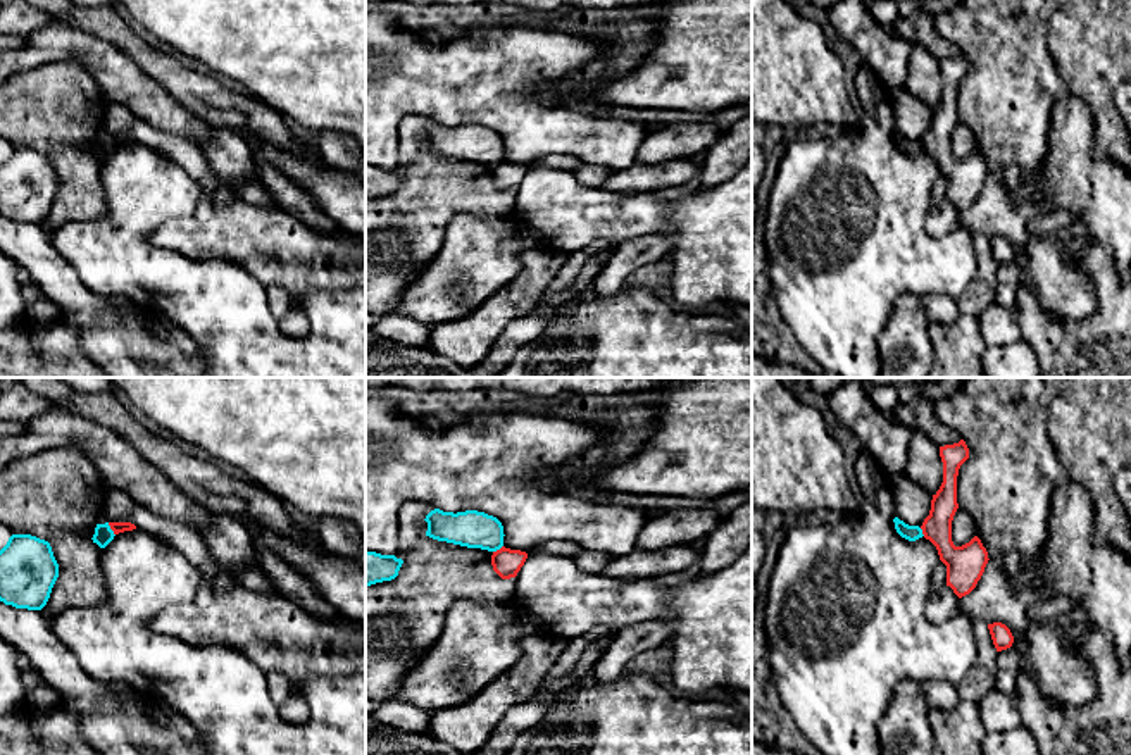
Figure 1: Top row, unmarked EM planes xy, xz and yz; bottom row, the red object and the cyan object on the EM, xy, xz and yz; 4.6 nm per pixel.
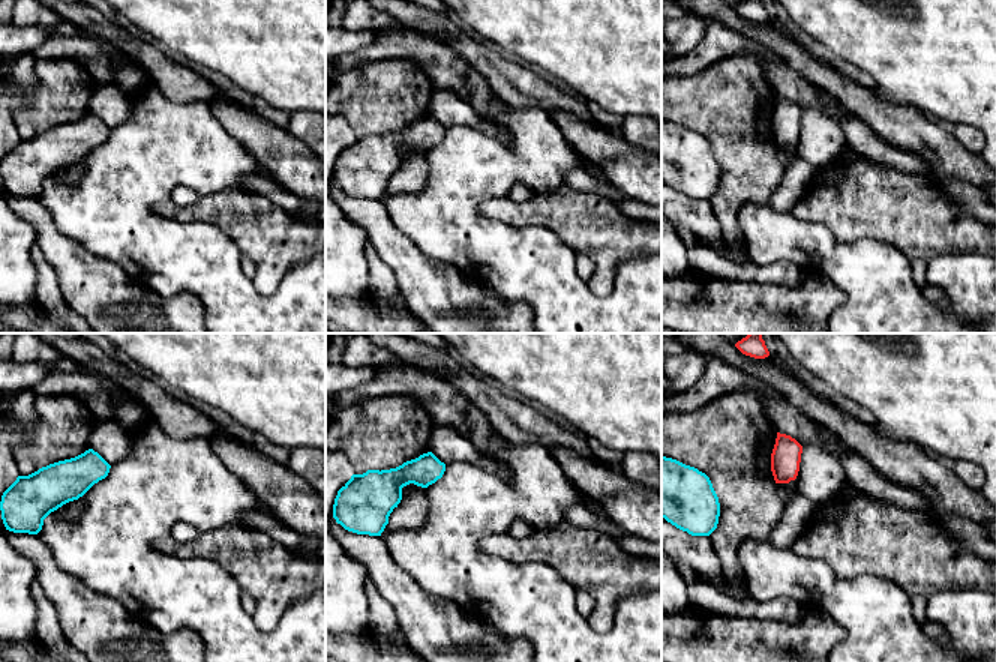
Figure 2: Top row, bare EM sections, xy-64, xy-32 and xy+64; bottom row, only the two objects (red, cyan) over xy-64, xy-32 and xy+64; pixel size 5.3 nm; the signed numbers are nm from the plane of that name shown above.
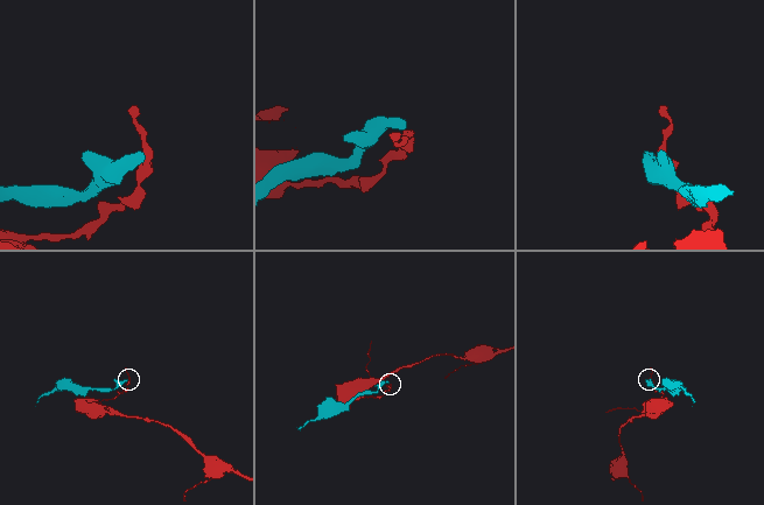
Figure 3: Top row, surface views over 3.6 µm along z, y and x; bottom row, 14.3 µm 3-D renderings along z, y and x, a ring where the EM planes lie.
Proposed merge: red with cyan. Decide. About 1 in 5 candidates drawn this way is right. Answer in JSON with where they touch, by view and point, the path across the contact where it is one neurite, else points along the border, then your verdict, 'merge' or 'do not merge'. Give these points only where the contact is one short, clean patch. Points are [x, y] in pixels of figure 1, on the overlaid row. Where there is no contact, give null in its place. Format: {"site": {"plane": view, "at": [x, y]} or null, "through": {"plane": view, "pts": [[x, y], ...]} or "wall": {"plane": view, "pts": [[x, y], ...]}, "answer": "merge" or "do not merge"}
{"site": {"plane": "xy", "at": [111, 528]}, "wall": {"plane": "xy", "pts": [[107, 523], [114, 535]]}, "answer": "do not merge"}

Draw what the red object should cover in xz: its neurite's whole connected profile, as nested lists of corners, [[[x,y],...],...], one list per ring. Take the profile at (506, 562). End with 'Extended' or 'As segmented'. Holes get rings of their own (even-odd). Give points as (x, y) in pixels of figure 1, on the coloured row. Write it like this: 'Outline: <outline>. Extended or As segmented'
Outline: [[[502,546],[500,550],[493,552],[491,565],[493,565],[493,571],[502,579],[510,579],[517,576],[526,558],[528,558],[526,552],[510,550],[510,548]]]. As segmented

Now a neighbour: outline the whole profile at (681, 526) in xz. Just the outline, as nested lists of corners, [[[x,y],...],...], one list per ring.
[[[674,509],[657,512],[641,527],[636,548],[655,552],[671,546],[703,543],[726,517],[705,509]]]

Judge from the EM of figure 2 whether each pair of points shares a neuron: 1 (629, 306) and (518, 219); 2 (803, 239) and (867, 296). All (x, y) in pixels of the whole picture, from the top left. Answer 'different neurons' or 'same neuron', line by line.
1: different neurons
2: same neuron

